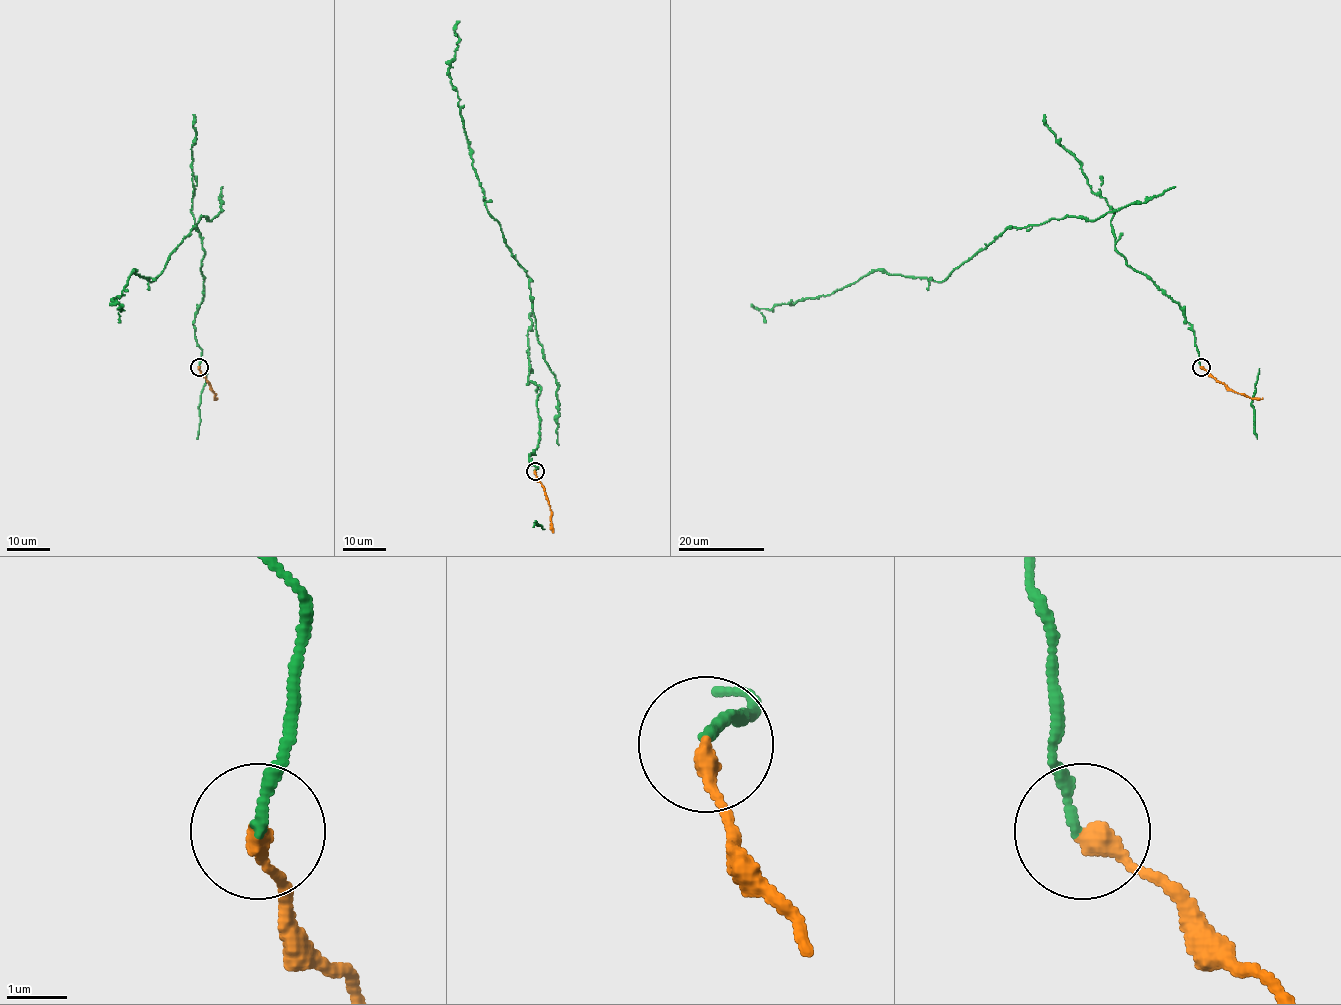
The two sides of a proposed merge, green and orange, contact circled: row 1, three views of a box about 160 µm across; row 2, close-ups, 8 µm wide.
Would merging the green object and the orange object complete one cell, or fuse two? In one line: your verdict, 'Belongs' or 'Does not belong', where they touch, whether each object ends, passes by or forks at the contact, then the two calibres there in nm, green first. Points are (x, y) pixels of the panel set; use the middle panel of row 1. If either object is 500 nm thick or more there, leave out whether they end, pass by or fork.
Belongs. Place: (535, 471). At the ring green ends. At the ring orange ends. Thickness 160 nm (green) against 320 nm

